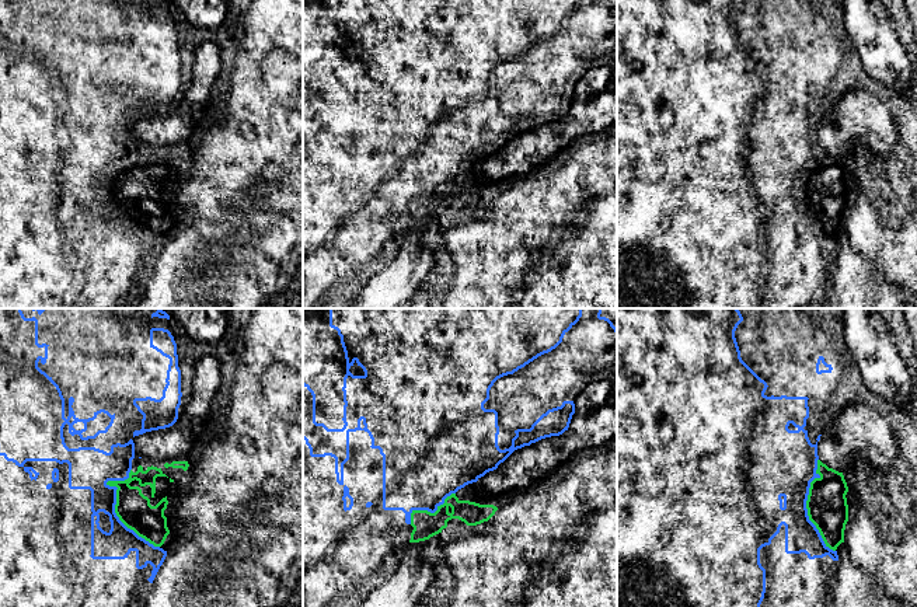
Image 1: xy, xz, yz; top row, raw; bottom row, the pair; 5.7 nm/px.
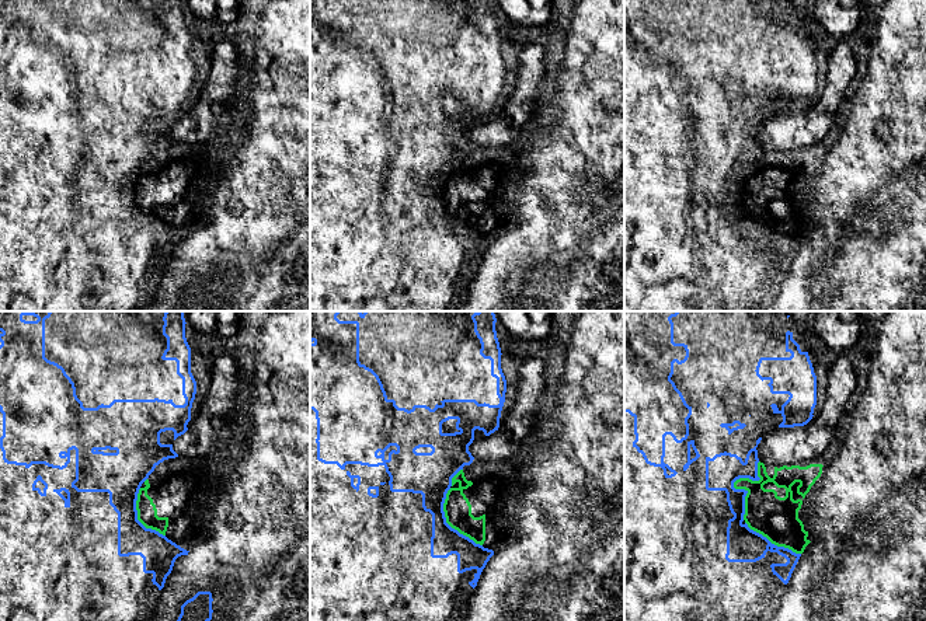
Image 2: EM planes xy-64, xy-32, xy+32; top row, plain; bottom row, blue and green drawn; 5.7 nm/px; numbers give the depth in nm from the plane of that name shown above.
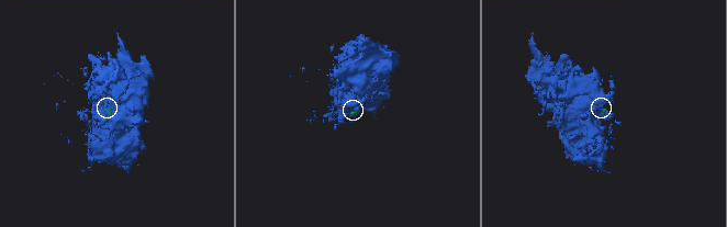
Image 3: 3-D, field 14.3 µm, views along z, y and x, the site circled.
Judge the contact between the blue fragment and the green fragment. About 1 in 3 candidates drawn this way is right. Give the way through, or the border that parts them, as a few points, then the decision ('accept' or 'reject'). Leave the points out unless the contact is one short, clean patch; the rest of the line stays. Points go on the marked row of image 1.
reject

